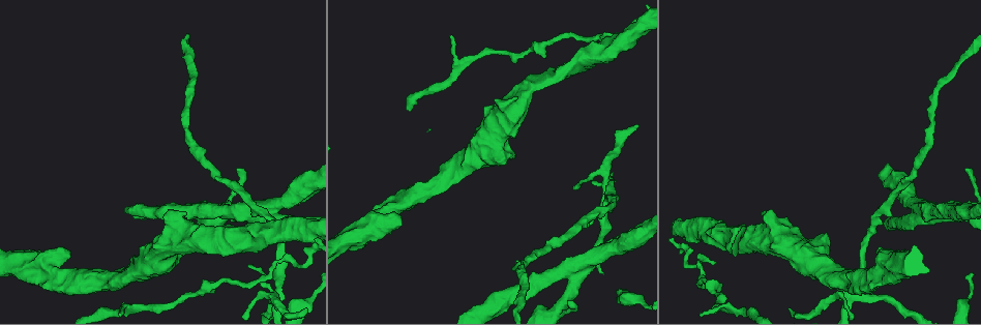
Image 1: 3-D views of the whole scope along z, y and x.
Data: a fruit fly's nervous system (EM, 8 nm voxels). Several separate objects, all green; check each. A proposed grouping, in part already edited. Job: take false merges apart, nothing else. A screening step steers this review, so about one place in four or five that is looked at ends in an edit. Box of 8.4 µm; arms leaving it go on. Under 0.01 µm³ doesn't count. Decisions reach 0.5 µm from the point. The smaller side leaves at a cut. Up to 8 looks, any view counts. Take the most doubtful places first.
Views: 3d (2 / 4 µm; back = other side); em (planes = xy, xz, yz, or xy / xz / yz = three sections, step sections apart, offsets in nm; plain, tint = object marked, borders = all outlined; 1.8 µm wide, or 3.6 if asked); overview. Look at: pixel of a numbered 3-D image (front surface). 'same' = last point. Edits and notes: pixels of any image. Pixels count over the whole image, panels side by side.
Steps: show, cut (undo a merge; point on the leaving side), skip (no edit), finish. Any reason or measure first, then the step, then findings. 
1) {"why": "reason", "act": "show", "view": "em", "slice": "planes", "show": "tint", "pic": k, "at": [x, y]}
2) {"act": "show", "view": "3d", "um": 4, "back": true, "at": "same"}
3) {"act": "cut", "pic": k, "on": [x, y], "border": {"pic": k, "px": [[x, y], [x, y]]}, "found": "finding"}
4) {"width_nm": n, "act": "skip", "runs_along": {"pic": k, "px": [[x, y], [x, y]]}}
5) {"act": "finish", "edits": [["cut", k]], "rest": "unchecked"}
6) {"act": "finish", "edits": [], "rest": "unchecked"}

{"why": "arms part here", "act": "show", "view": "3d", "um": 4, "pic": 1, "at": [242, 214]}

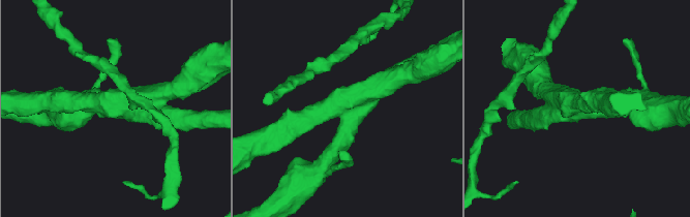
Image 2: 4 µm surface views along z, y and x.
{"arms": 3, "arm_widths_nm": [320, 340, 380], "why": "need the tissue", "act": "show", "view": "em", "um": 3.6, "slice": "planes", "show": "tint", "pic": 2, "at": [350, 121]}

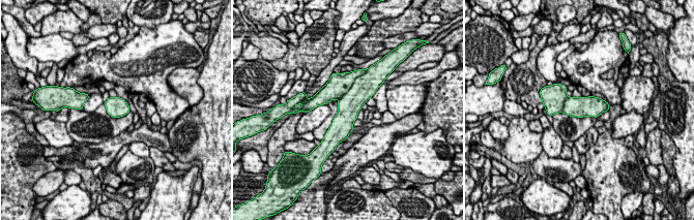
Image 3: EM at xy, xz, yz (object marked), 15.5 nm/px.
{"width_nm": 320, "act": "cut", "pic": 3, "on": [365, 86], "part_leaving": {"pic": 3, "px": [[359, 81], [342, 136]]}, "found": "a second neuron is stuck on"}

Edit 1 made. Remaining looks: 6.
{"act": "show", "view": "overview"}

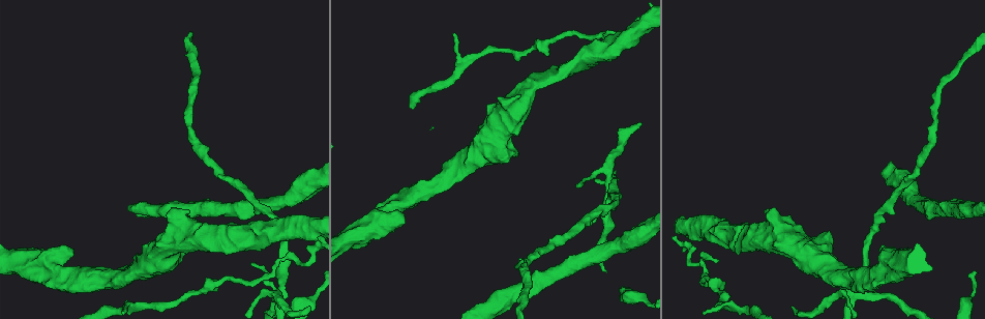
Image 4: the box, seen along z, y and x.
{"why": "abrupt turn", "act": "show", "view": "em", "slice": "xz", "step": 8, "show": "tint", "pic": 4, "at": [696, 231]}

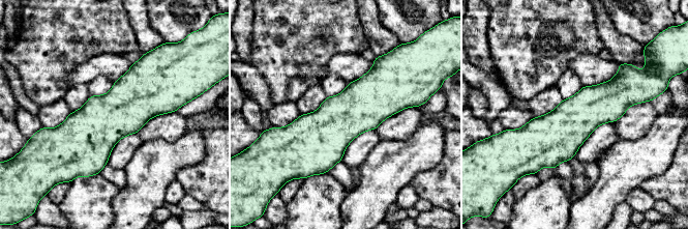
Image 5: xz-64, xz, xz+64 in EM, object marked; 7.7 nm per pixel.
{"why": "cut it another way", "act": "show", "view": "em", "slice": "planes", "show": "tint", "at": "same"}

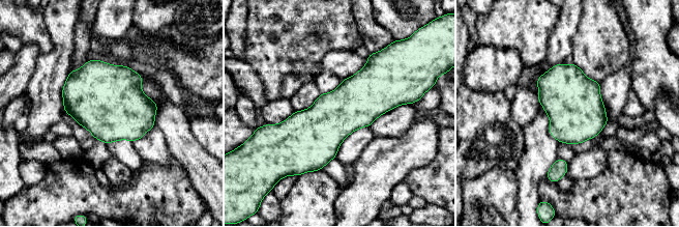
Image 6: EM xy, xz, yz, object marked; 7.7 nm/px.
{"width_nm": 380, "act": "skip", "found": "all the same neuron"}

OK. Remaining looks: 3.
{"why": "arms part here", "act": "show", "view": "em", "slice": "planes", "show": "borders", "pic": 4, "at": [740, 243]}

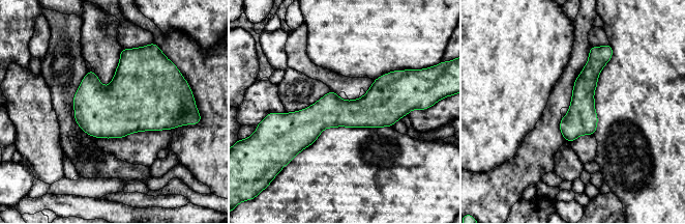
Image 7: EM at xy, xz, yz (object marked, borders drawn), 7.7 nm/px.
{"act": "skip", "runs_along": {"pic": 7, "px": [[407, 103], [284, 119]]}, "found": "one neuron here"}

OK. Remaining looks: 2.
{"act": "finish", "edits": [["cut", 3]], "rest": "unchecked"}

